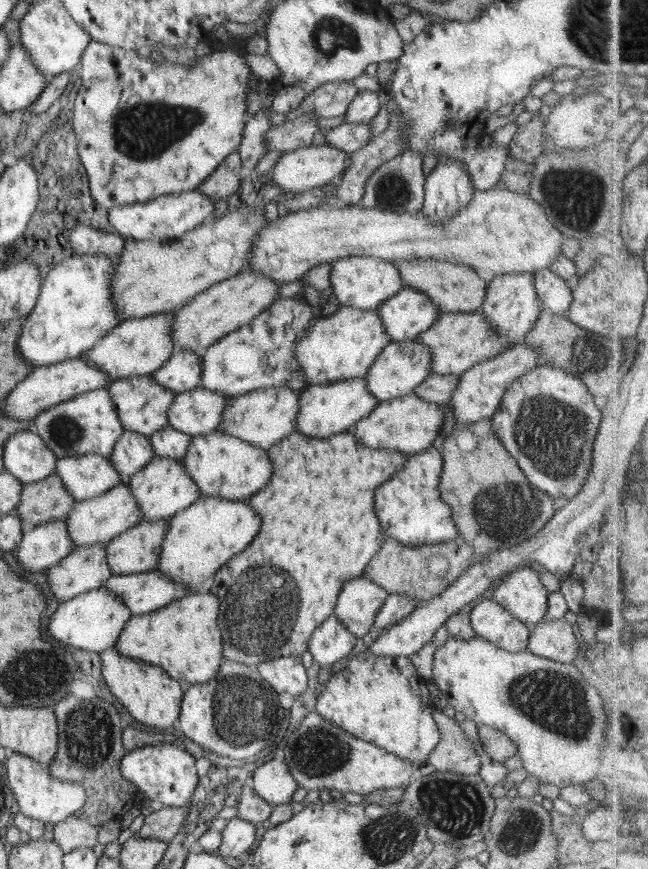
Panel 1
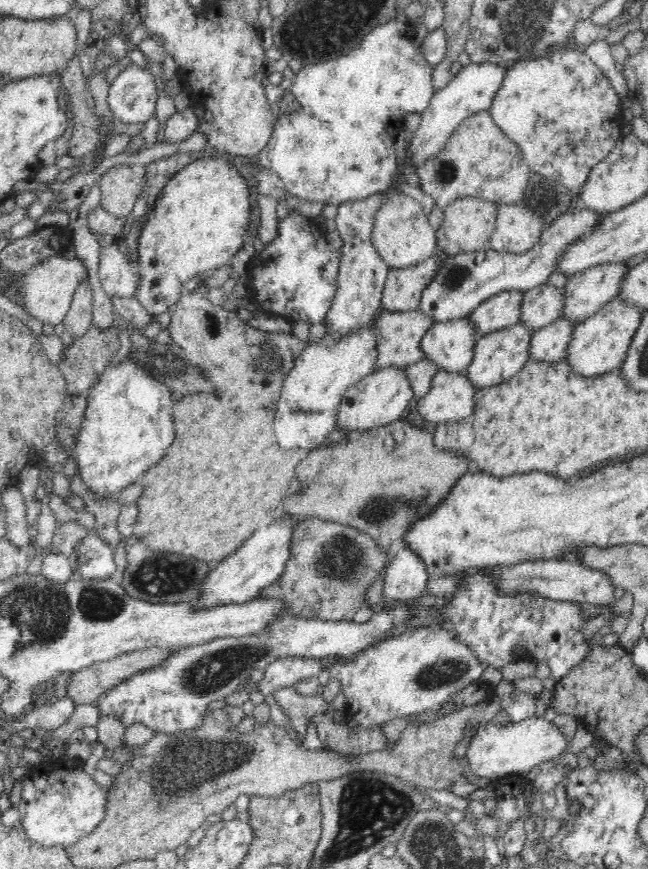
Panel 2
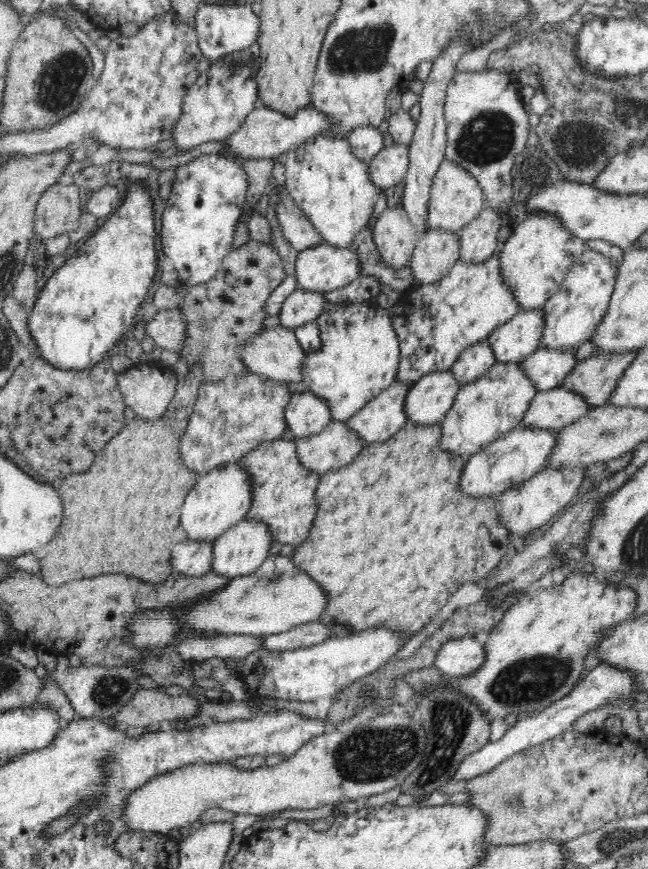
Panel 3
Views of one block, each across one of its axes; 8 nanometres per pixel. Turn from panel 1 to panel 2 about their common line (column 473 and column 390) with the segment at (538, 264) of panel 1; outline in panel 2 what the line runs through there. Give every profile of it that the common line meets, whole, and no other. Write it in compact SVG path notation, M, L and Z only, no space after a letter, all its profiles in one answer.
M402 191L392 192L378 210L372 228L372 246L376 247L388 268L416 266L440 251L434 235L436 230L416 199Z

